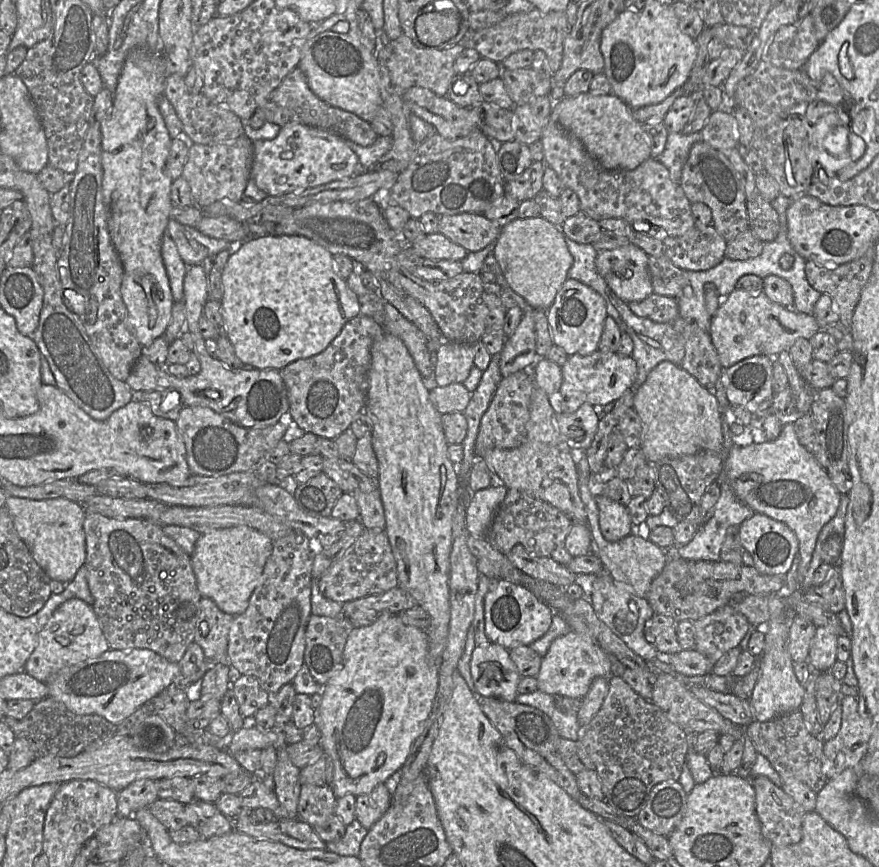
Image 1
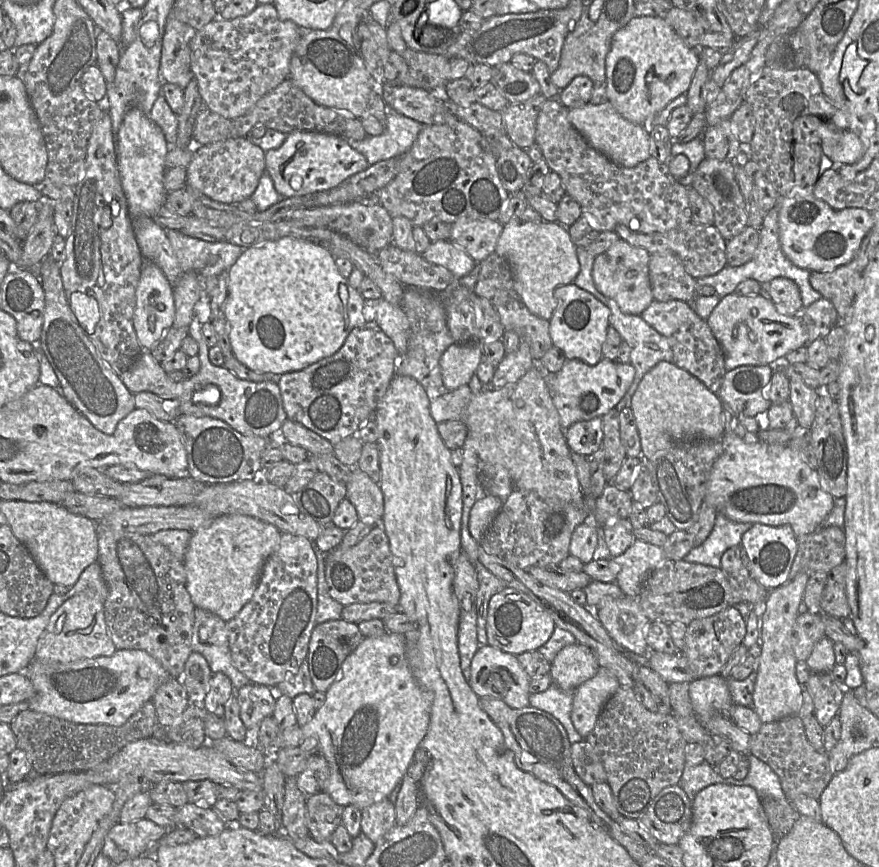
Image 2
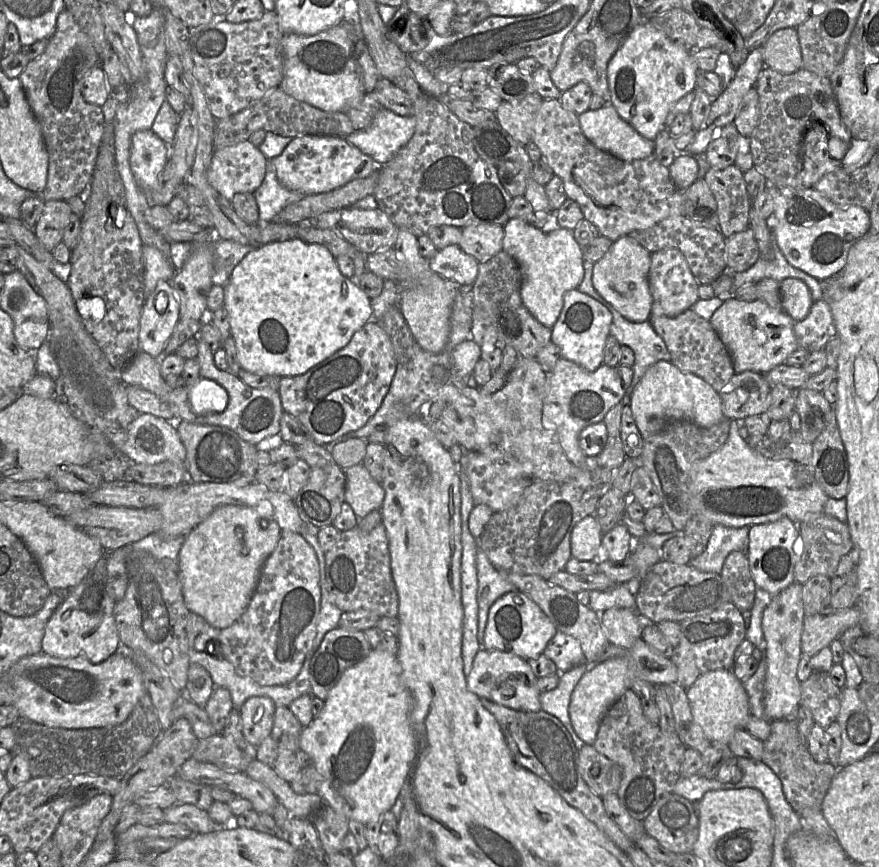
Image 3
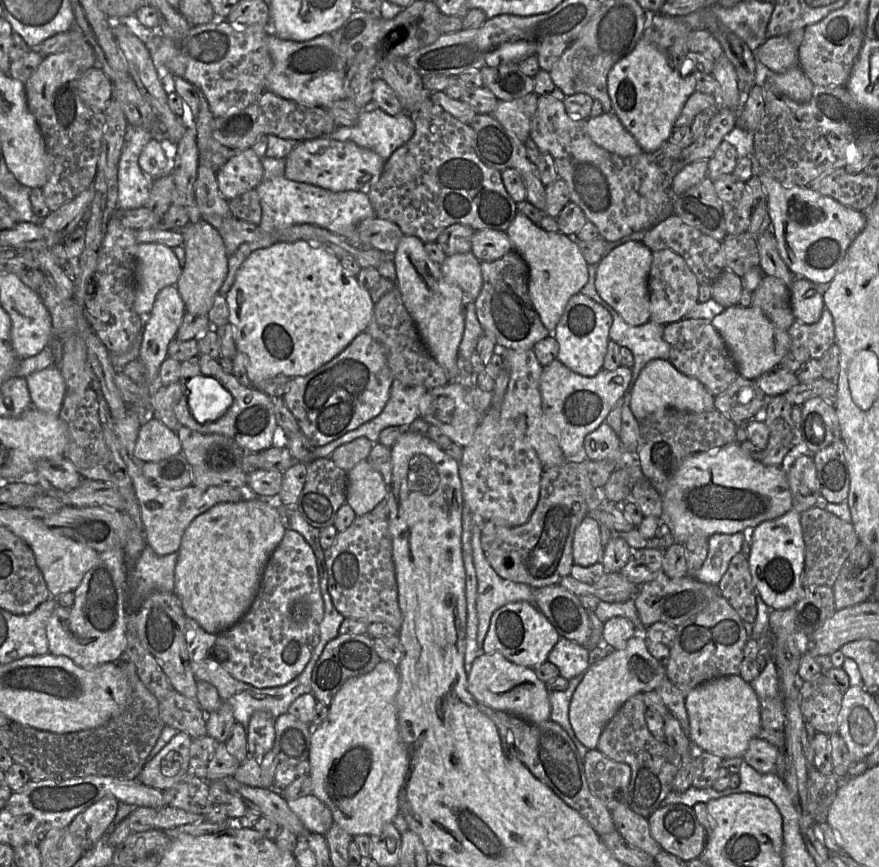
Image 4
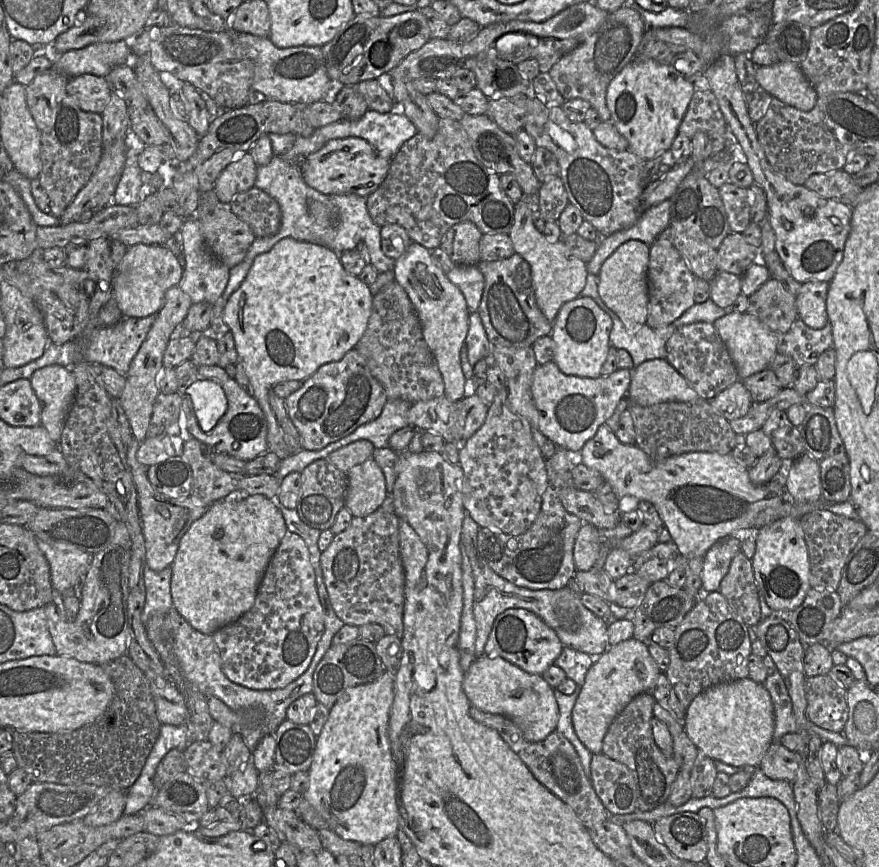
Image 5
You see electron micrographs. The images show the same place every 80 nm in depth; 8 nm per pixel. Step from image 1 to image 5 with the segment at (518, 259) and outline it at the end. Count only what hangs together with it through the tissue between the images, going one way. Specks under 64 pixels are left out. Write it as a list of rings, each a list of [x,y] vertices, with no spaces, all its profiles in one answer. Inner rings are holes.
[[[523,194],[515,204],[514,223],[509,232],[515,252],[521,255],[531,267],[532,283],[536,303],[545,317],[554,322],[560,308],[567,302],[581,296],[587,281],[587,264],[574,256],[562,240],[550,243],[533,222],[533,212],[539,210],[538,194]]]

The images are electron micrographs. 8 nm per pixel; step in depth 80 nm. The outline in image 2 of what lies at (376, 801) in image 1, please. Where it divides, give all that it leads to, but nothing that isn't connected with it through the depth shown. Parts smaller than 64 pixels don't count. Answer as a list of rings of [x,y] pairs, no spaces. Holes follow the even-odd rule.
[[[389,798],[382,799],[361,810],[361,830],[375,844],[396,825],[395,805]]]

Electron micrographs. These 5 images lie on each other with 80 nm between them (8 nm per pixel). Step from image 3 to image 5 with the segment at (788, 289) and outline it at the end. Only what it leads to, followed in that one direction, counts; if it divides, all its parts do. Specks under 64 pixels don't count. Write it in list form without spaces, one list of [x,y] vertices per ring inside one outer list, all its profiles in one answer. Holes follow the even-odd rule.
[[[808,281],[802,283],[796,296],[798,318],[812,329],[821,329],[829,322],[826,299],[829,282]]]

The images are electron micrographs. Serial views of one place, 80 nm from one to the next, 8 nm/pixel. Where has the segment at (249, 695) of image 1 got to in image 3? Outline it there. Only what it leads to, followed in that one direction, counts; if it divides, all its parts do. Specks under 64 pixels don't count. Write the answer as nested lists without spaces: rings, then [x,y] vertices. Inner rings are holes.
[[[254,696],[240,709],[243,733],[251,748],[256,748],[272,733],[276,706],[268,697]]]

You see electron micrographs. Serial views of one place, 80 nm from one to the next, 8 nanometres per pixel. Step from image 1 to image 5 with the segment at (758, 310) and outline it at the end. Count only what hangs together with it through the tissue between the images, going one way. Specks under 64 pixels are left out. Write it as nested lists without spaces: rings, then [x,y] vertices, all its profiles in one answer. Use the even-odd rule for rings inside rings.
[[[729,312],[715,320],[713,326],[725,344],[741,380],[769,368],[778,353],[777,346],[780,335],[747,312]]]

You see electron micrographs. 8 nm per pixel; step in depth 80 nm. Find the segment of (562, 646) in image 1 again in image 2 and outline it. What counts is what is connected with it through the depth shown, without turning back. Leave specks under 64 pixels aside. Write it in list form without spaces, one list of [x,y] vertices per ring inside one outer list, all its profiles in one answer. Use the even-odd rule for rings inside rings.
[[[578,642],[565,646],[551,662],[549,675],[552,684],[565,691],[575,691],[579,685],[593,677],[600,665],[591,651]]]

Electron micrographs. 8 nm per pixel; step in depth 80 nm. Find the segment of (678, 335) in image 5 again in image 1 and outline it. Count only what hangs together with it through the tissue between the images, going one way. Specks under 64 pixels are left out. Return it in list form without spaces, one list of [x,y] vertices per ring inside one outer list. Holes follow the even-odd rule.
[[[652,293],[646,299],[628,304],[631,311],[639,317],[654,322],[667,323],[678,316],[678,304],[674,297]],[[685,321],[683,329],[685,355],[680,367],[692,375],[702,386],[713,391],[723,368],[709,332],[702,330],[697,323]]]

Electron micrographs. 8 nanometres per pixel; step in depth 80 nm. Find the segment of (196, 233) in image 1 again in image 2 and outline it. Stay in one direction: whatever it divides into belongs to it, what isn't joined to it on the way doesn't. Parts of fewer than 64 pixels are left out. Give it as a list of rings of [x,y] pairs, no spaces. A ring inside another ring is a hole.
[[[166,229],[180,268],[194,271],[203,277],[219,276],[228,272],[246,247],[227,241],[209,242],[190,237],[180,230]]]

